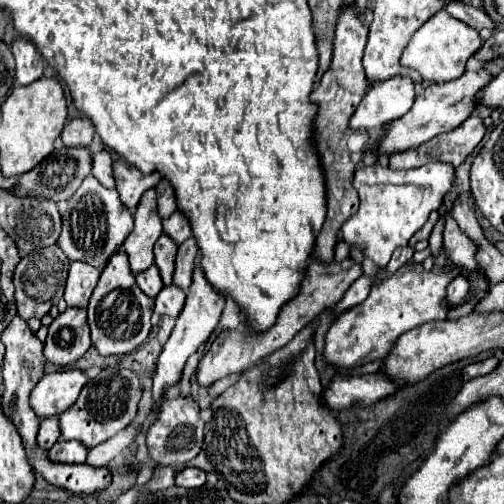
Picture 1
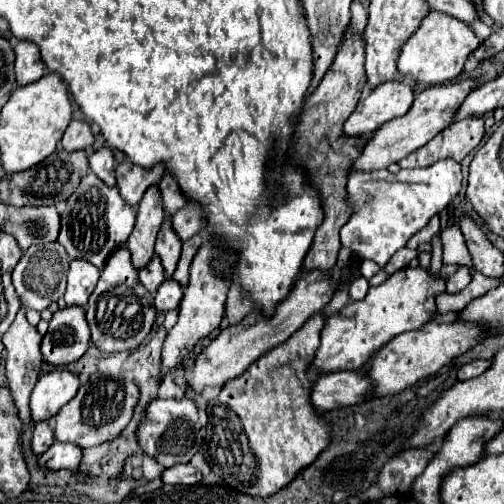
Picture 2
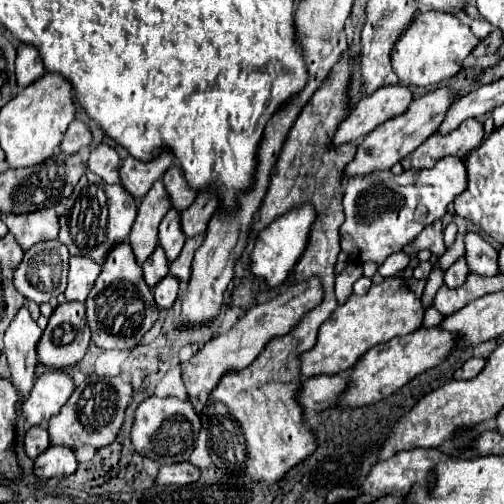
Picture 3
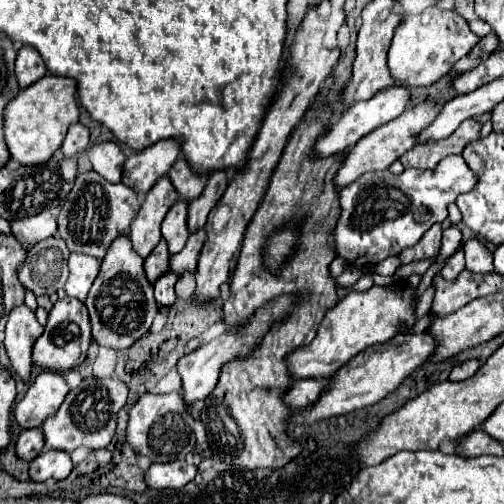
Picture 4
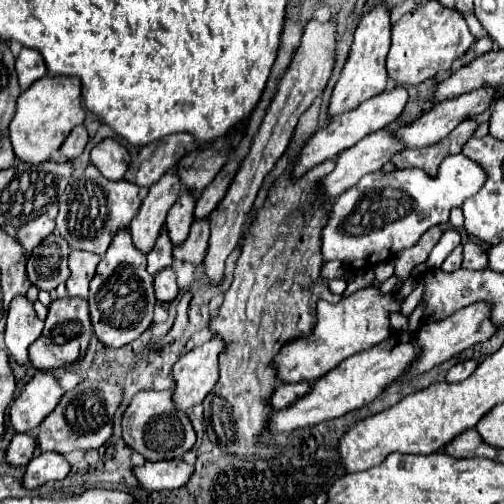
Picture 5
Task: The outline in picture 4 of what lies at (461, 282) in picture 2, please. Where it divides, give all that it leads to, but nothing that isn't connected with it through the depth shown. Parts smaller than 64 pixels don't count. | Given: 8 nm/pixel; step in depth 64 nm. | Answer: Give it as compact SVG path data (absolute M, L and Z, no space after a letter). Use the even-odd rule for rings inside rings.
M456 250L452 256L450 256L450 260L446 262L446 266L442 268L442 276L446 278L446 280L456 280L456 276L460 274L464 270L464 252L462 250Z

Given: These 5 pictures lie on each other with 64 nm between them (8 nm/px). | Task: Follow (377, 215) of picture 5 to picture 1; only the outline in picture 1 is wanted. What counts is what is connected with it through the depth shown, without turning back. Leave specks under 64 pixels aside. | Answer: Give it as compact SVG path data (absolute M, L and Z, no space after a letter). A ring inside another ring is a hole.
M430 162L412 170L391 170L378 163L369 167L358 166L352 184L358 192L360 206L358 212L342 224L342 240L346 244L358 244L376 266L384 268L392 252L406 246L408 240L426 224L428 214L440 208L452 182L454 168L442 162Z

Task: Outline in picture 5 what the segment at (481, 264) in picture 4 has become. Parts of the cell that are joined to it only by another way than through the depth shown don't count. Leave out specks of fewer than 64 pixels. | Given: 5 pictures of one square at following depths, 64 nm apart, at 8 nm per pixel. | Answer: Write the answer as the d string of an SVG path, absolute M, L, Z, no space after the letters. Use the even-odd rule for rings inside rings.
M466 242L464 244L462 268L466 268L466 270L484 270L484 268L488 268L488 256L486 256L484 246L480 246L476 242Z

